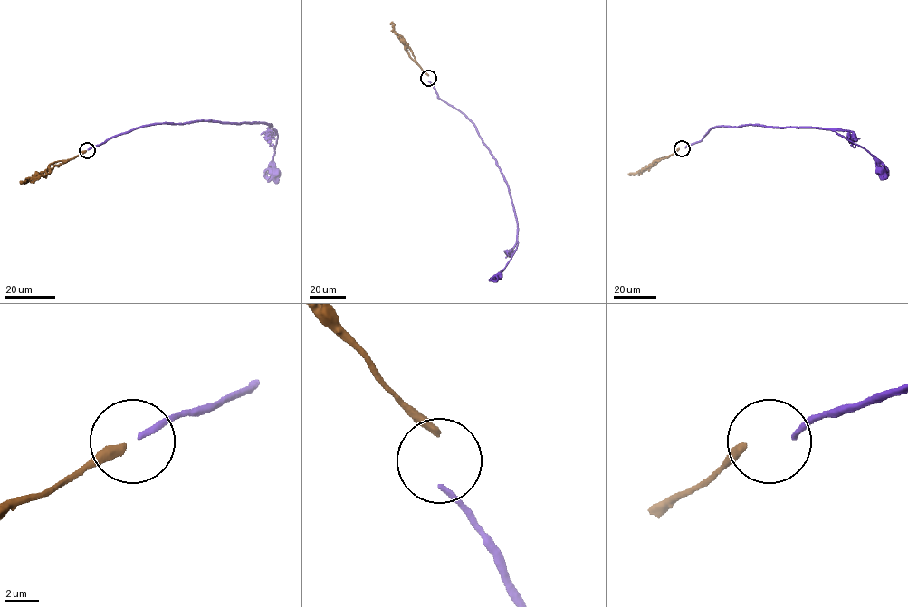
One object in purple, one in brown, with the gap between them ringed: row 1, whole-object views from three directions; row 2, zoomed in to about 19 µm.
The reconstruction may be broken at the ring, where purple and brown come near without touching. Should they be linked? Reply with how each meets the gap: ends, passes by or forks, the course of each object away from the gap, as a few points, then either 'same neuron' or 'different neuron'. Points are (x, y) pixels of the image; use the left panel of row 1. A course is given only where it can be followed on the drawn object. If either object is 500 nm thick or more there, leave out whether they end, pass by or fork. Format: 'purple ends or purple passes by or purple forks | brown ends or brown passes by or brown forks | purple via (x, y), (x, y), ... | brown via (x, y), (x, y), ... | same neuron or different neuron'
purple ends | brown ends | purple via (88, 150), (138, 128), (162, 123), (262, 122), (271, 124), (277, 132), (273, 156), (275, 174) | brown via (85, 150), (74, 157), (52, 163), (46, 170), (19, 182) | same neuron

